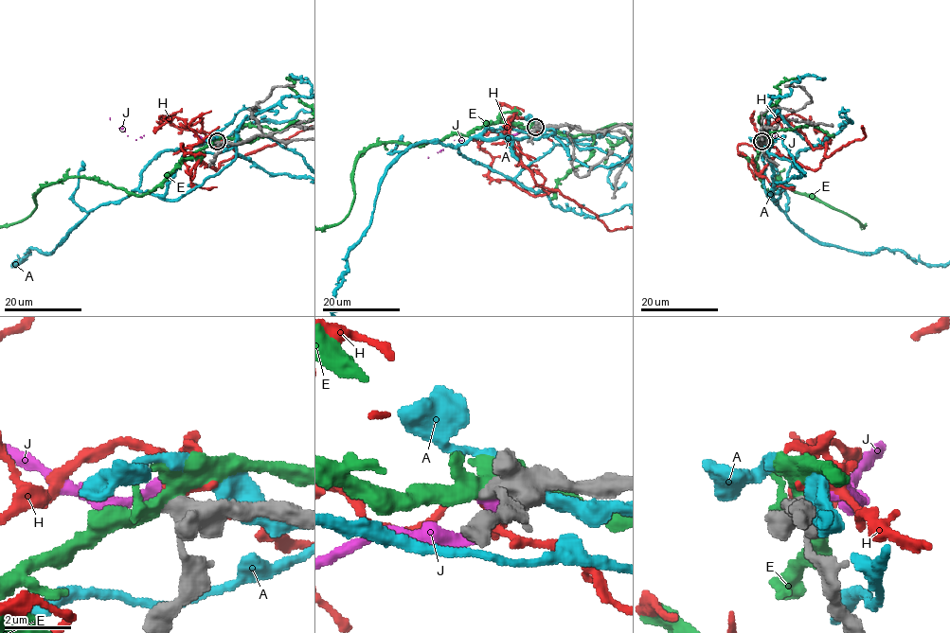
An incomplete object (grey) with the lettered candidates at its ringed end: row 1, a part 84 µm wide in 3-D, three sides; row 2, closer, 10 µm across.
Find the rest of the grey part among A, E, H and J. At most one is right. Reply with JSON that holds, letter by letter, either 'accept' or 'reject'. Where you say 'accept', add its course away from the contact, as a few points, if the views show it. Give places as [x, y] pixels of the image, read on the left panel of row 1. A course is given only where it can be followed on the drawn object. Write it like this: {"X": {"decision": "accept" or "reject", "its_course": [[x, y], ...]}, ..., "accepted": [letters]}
{"A": {"decision": "reject"}, "E": {"decision": "reject"}, "H": {"decision": "reject"}, "J": {"decision": "accept"}, "accepted": ["J"]}

